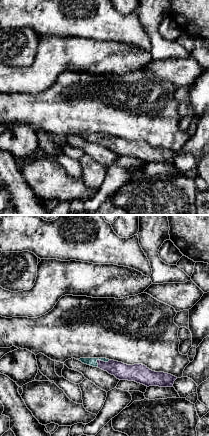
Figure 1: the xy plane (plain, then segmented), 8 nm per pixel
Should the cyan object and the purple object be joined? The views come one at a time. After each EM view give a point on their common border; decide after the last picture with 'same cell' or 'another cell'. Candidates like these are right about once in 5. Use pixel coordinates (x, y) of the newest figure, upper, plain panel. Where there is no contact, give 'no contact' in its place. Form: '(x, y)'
(100, 135)

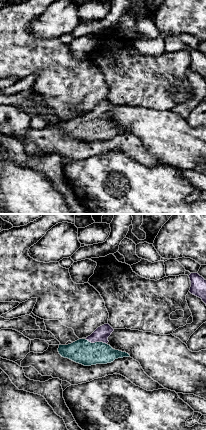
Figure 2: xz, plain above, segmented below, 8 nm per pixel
(96, 118)

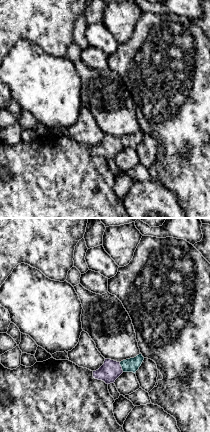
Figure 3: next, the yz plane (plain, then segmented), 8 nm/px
(121, 142)

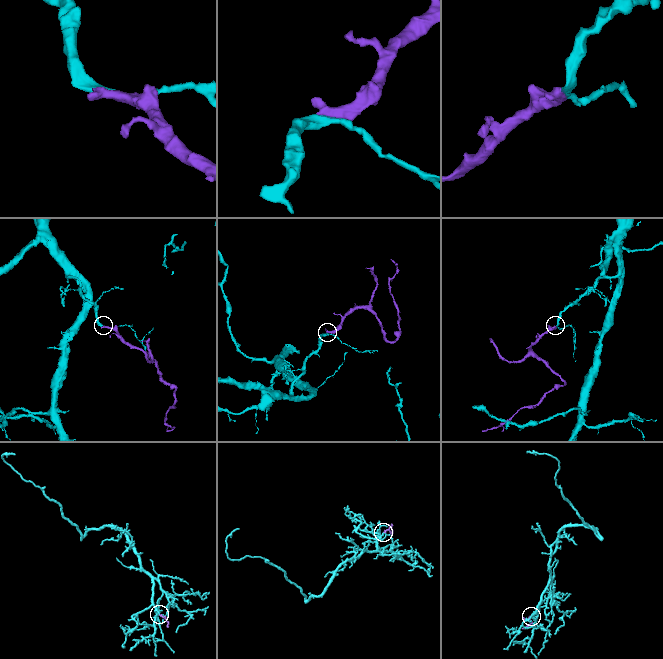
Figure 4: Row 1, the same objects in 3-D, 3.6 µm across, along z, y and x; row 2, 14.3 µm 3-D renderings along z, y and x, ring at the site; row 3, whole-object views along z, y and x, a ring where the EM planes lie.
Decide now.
same cell

